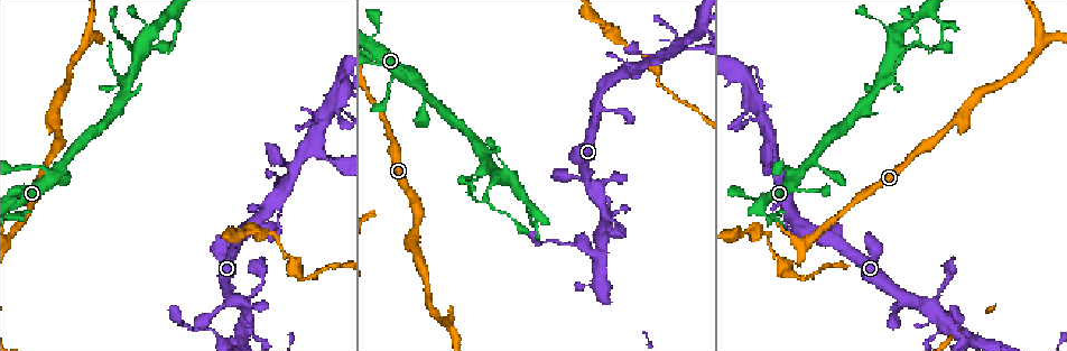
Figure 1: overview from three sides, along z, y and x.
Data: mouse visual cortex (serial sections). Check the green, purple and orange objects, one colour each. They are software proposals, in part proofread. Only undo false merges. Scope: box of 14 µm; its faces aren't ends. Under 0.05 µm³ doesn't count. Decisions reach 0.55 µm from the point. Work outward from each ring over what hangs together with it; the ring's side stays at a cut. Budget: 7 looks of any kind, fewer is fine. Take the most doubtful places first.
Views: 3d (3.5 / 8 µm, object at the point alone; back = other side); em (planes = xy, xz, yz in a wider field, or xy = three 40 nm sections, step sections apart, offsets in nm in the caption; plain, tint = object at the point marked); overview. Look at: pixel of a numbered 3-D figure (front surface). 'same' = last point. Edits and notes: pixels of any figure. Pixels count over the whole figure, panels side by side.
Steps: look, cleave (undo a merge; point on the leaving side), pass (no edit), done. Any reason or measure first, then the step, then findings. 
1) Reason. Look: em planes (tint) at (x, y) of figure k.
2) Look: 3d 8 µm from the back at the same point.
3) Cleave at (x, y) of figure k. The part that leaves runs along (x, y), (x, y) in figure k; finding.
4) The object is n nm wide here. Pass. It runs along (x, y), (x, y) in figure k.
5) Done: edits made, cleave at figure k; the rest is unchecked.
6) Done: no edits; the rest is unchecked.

Three-way junction. Look: 3d 8 µm at (1039, 48) of figure 1.

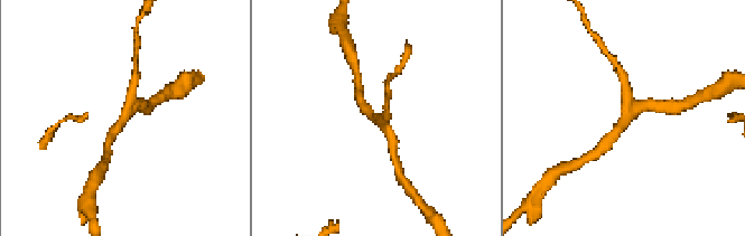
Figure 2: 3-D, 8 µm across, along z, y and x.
Look: 3d 3.5 µm at (373, 116) of figure 2.

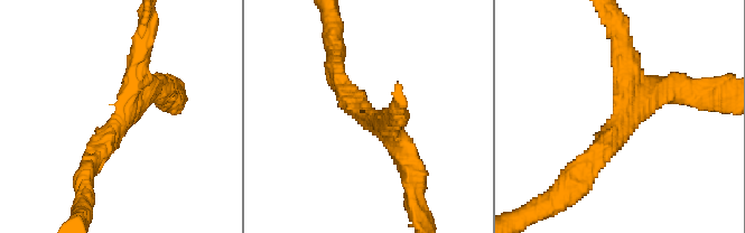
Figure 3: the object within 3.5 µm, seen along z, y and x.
3 arms meet here; the arms are 250, 300, 300 nm wide. Look: em xy step 2 (tint) at (621, 117) of figure 3.

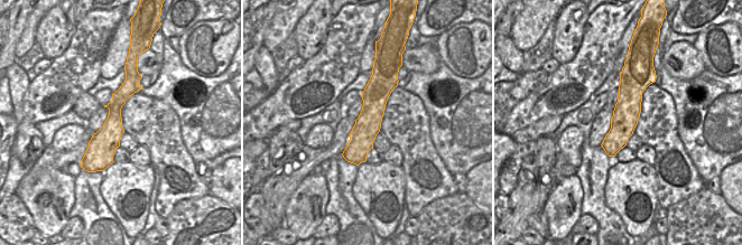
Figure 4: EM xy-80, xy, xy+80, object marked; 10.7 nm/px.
Pass. It runs along (579, 170), (623, 119), (674, 87) in figure 3; continuous, no second cell.

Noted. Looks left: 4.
Three-way junction. Look: 3d 3.5 µm at (792, 175) of figure 1.

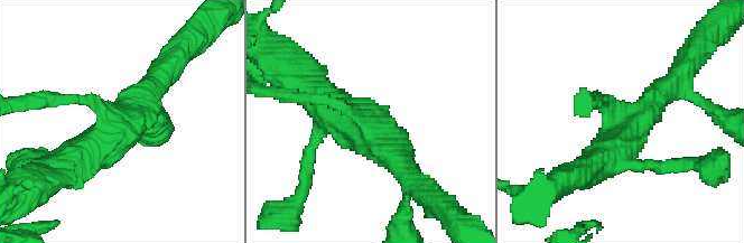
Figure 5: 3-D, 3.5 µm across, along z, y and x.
3 arms meet here; the arms are 150, 400, 500 nm wide. Look: em planes (tint) at (615, 116) of figure 5.

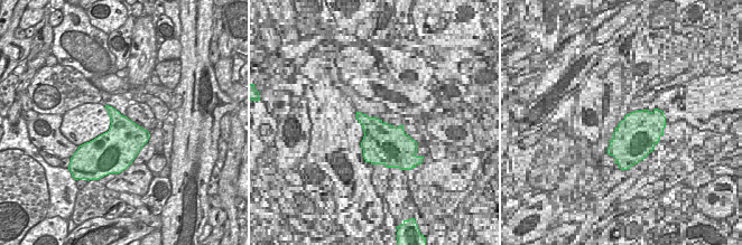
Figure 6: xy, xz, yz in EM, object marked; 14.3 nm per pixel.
Look: em xy step 5 (tint) at the same point.

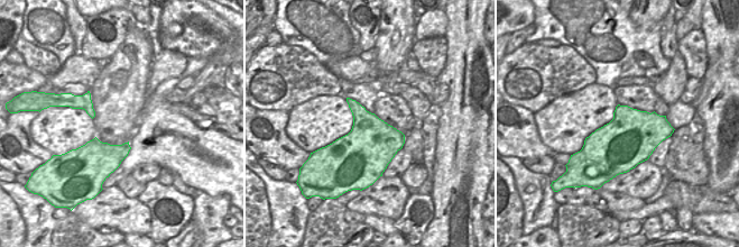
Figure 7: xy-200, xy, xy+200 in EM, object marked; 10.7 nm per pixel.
Pass. Continuous, no second cell.

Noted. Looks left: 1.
Done: no edits; the rest is unchecked.

